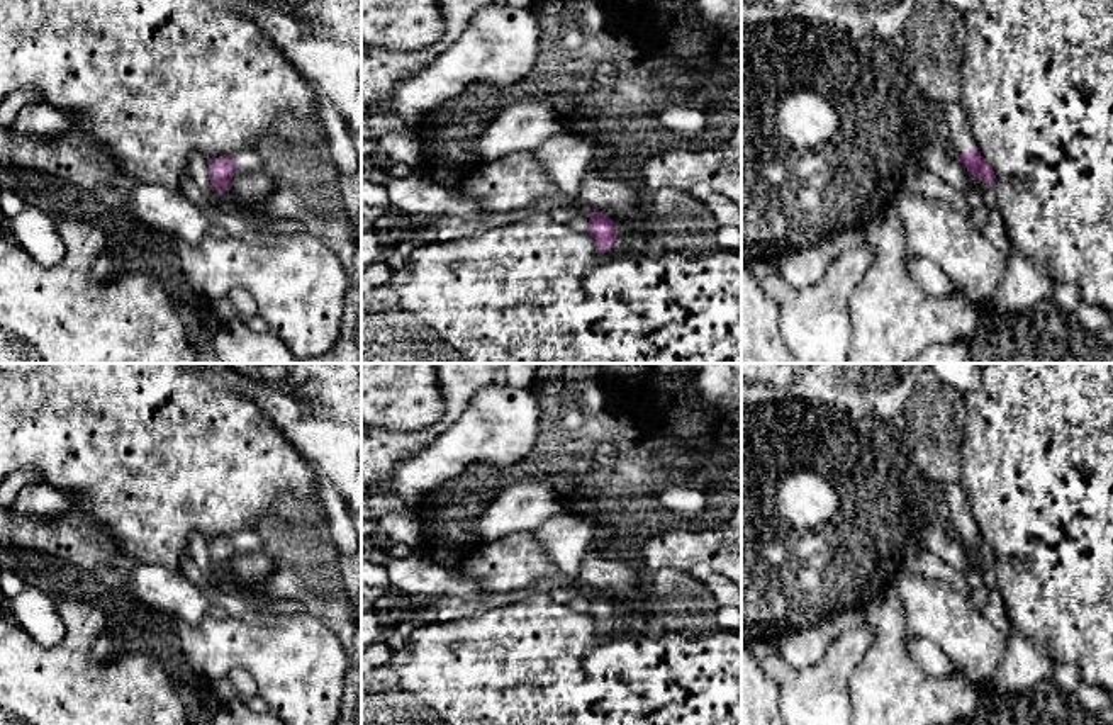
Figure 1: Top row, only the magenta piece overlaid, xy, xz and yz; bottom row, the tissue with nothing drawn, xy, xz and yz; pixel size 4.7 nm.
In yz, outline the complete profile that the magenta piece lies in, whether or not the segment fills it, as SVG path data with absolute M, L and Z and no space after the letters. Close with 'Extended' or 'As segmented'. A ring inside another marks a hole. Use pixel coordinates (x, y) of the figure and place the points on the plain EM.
M962 482L943 487L942 496L950 511L950 523L960 535L960 543L974 555L974 559L984 560L996 567L996 555L993 548L984 542L981 531L972 516L972 508L967 497L967 491Z. Extended

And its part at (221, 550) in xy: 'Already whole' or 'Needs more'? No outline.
Needs more

